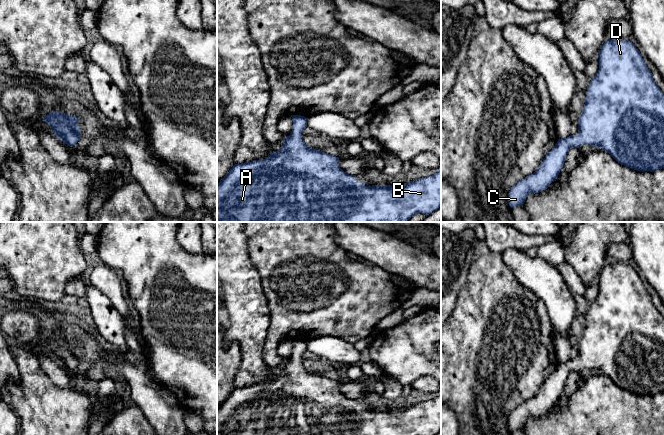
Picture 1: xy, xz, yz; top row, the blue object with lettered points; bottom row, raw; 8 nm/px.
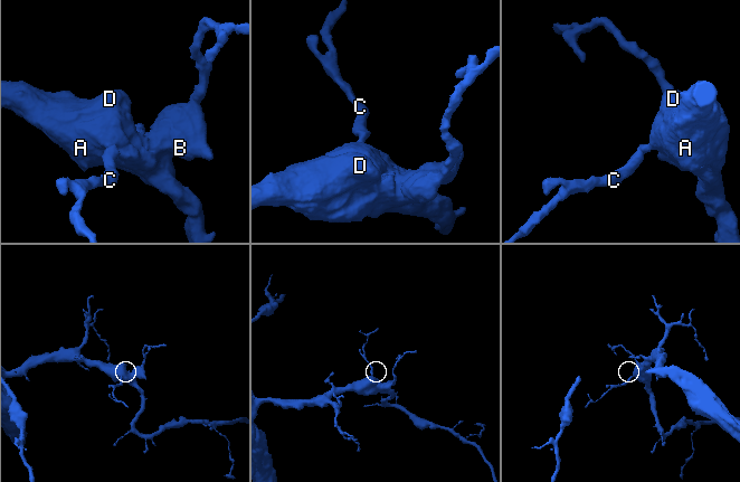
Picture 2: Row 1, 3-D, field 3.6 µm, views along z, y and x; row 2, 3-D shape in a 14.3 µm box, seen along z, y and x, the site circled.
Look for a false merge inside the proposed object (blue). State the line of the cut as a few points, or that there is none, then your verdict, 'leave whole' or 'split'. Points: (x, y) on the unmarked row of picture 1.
no cut | leave whole

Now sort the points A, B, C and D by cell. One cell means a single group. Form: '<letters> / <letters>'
A B C D

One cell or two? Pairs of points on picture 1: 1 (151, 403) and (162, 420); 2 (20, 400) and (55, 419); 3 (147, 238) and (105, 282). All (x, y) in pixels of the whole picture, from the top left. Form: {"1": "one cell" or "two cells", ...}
{"1": "one cell", "2": "one cell", "3": "two cells"}

